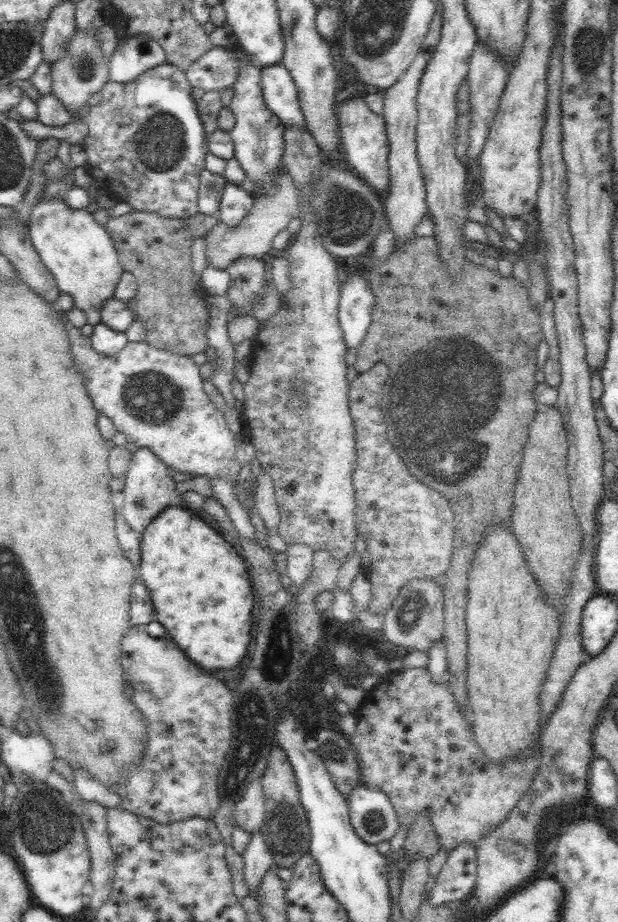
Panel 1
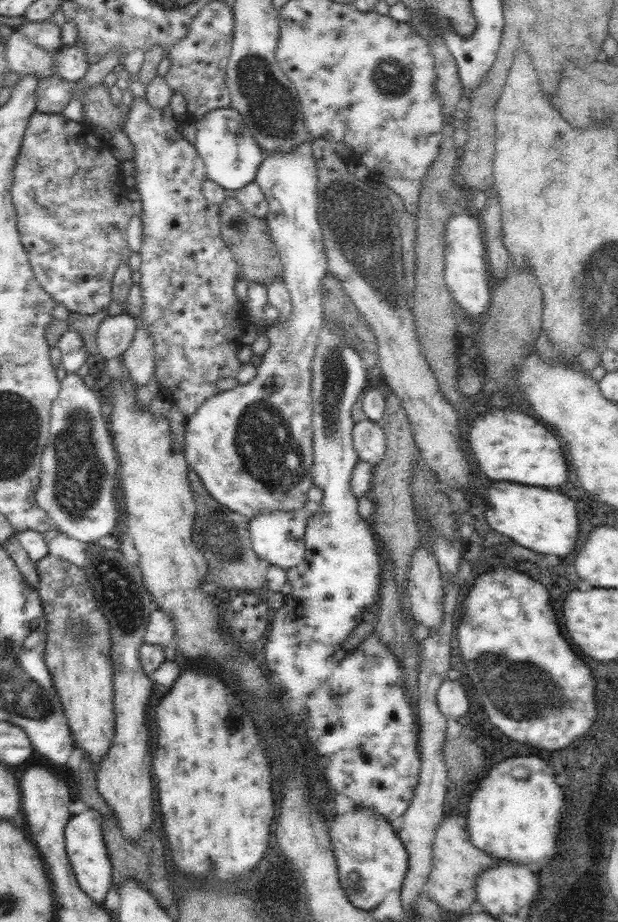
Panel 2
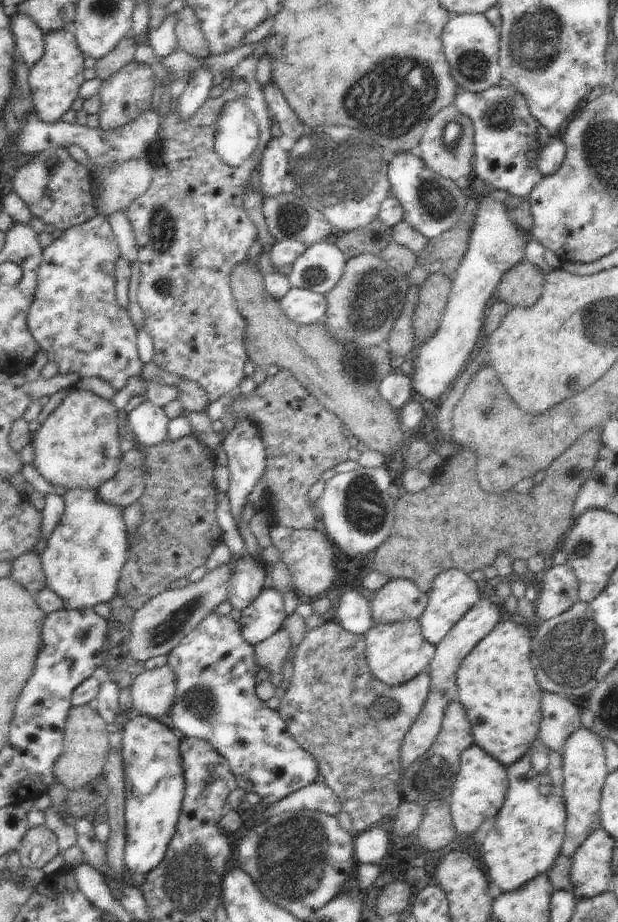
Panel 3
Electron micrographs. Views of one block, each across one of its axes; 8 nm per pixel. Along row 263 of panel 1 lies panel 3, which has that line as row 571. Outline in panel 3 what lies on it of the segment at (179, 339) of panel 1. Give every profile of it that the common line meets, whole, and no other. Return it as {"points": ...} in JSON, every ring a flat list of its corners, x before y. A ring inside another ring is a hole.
{"points":[[192,435,172,442,167,436,154,447,138,442,135,446,146,456,147,480,140,499,144,522,137,530,140,538,127,550,127,562,120,572,117,595,124,599,126,606,138,611,148,600,169,589,170,584,190,577,196,568,205,565,222,541,223,533,217,522,217,486,213,478,216,458,212,449]]}

